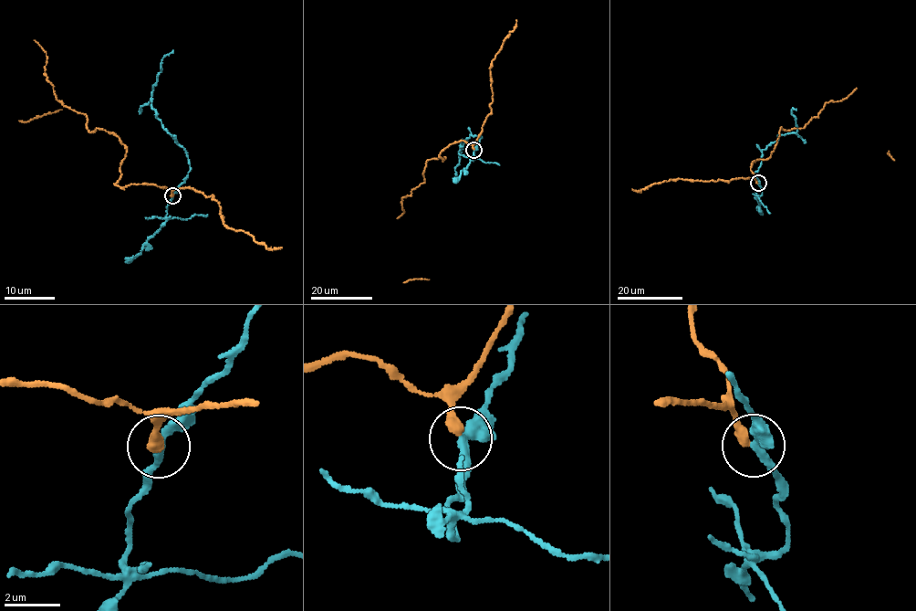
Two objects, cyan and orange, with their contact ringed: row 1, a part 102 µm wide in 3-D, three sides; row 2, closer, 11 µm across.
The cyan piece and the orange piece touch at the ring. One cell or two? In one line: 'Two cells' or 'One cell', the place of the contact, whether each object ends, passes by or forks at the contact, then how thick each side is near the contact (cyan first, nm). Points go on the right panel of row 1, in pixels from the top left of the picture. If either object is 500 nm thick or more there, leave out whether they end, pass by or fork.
Two cells. Place: (758, 183). At the ring cyan passes by. At the ring orange ends. Thickness 280 nm (cyan) against 380 nm

